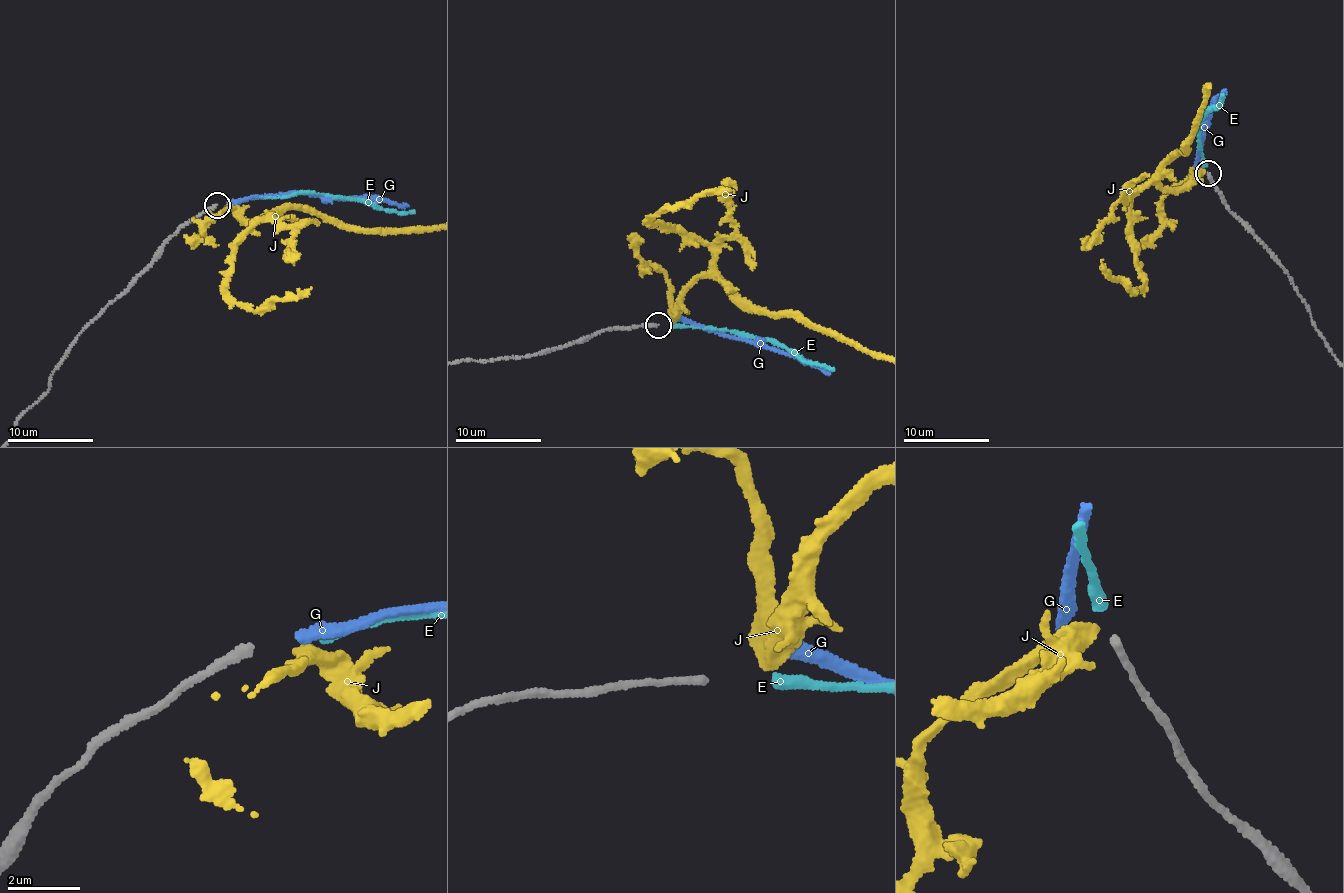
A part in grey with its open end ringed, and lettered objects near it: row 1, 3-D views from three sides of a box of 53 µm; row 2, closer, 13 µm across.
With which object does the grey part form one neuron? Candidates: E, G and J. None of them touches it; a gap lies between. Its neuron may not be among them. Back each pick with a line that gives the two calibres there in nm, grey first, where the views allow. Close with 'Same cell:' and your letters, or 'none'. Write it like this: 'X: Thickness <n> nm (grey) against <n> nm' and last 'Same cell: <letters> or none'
E: Thickness 240 nm (grey) against 360 nm
Same cell: E

